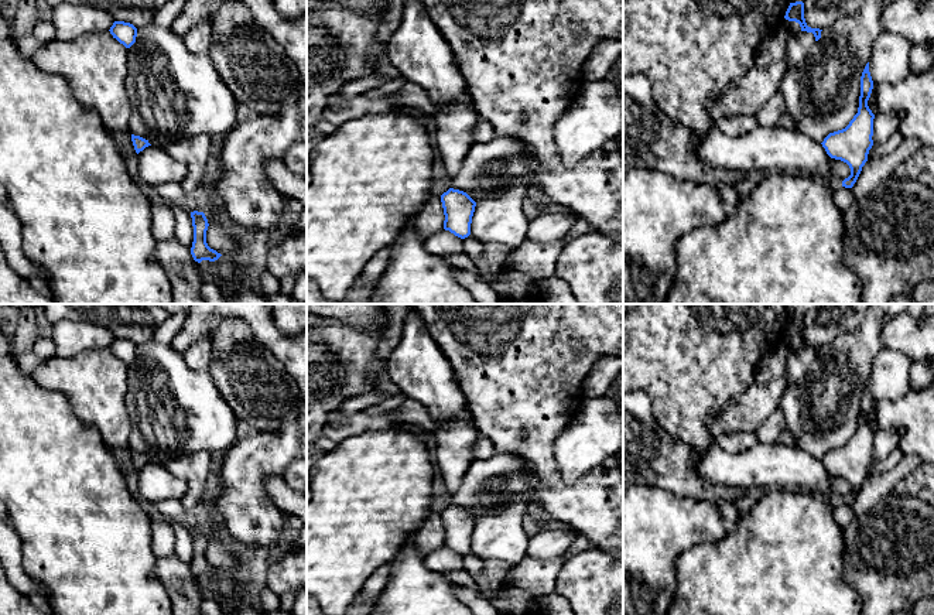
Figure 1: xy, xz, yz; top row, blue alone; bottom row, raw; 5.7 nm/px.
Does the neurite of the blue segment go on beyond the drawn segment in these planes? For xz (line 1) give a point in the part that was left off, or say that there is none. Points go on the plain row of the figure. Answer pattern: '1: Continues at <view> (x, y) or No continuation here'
1: No continuation here

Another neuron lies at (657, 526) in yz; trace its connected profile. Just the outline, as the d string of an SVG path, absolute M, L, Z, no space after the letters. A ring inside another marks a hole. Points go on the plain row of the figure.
M653 485L623 489L623 615L667 615L675 597L678 556L699 543L719 541L728 534L718 505L677 496Z

